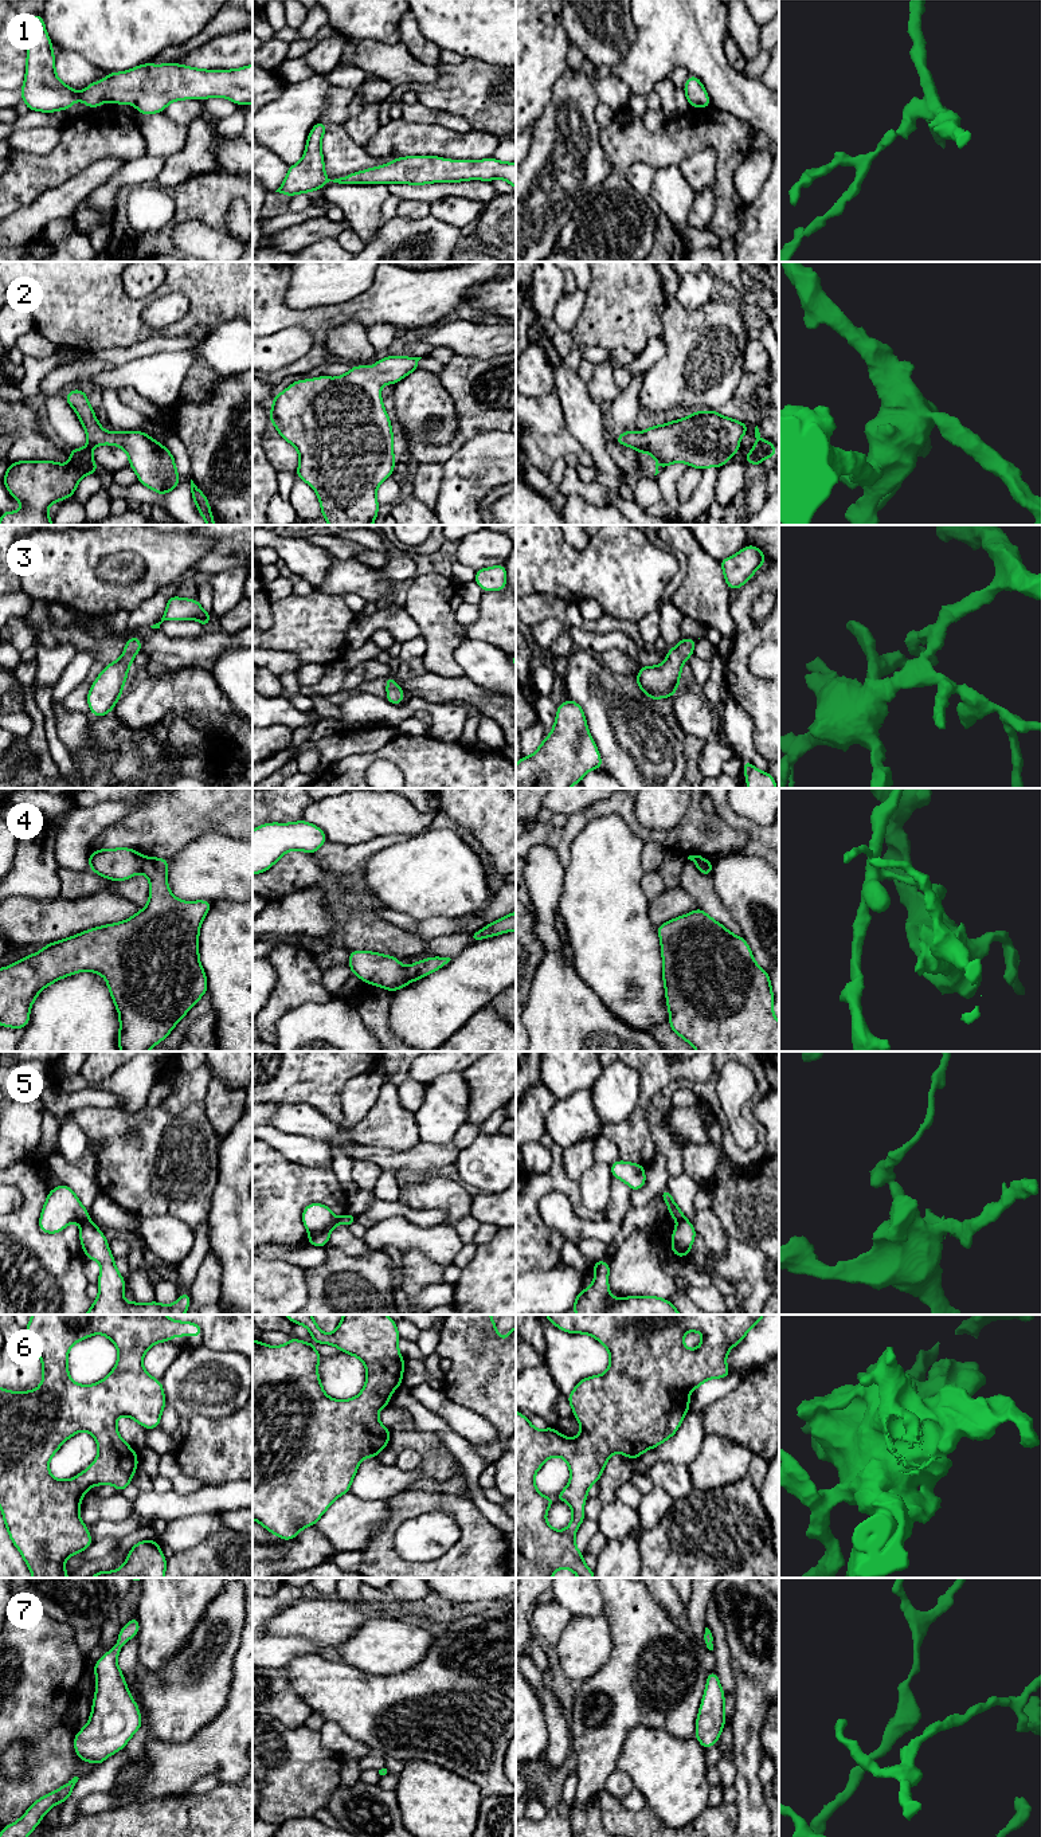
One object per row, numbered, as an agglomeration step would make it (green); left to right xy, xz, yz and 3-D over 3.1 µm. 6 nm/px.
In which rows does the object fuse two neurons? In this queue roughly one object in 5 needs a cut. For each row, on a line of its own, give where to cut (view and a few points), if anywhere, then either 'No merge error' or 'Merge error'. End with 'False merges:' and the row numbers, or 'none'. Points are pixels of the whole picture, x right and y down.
1: No split. No merge error
2: No split. No merge error
3: No split. No merge error
4: Split along xy (144, 858), (141, 870). Merge error
5: Split along xz (347, 1213), (339, 1222). Merge error
6: No split. No merge error
7: No split. No merge error
False merges: 4, 5

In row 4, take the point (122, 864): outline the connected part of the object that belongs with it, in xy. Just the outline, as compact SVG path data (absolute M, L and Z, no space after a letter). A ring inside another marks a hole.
M129 847L102 849L87 858L90 870L111 880L125 881L142 872L144 855Z

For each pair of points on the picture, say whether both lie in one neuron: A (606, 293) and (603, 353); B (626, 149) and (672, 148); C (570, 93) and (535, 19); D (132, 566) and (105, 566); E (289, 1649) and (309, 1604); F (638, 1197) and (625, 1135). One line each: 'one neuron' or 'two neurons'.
A: two neurons
B: one neuron
C: two neurons
D: one neuron
E: two neurons
F: two neurons

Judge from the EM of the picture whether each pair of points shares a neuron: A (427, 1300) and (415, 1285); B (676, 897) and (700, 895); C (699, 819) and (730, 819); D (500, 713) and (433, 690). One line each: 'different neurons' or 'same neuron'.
A: different neurons
B: different neurons
C: different neurons
D: same neuron

